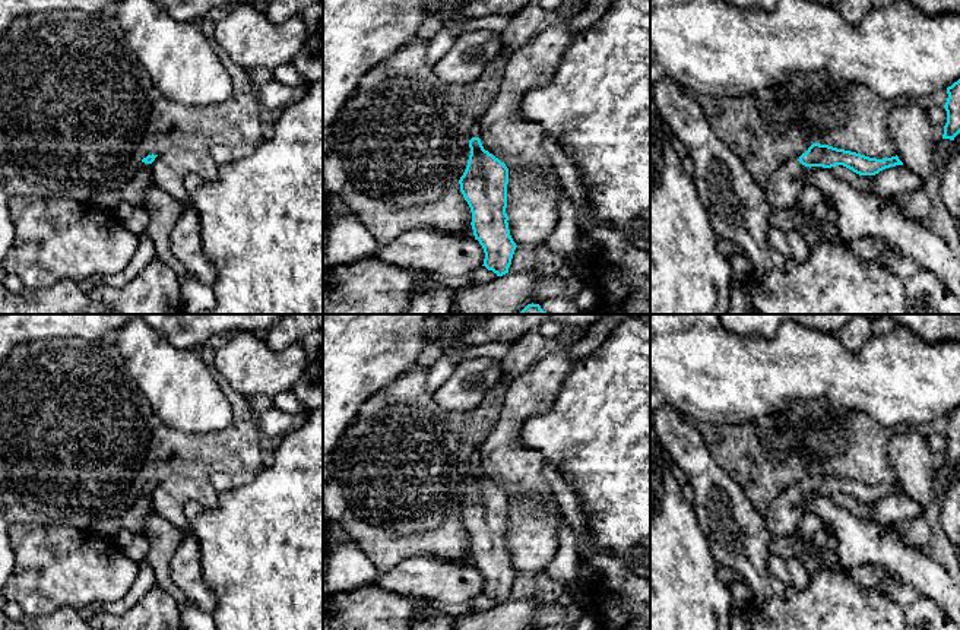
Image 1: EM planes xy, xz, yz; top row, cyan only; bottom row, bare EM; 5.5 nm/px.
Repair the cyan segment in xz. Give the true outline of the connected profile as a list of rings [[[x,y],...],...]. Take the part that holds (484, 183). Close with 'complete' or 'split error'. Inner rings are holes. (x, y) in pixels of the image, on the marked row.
[[[478,118],[466,129],[471,155],[463,175],[459,180],[460,191],[472,212],[475,240],[484,248],[484,265],[497,276],[508,273],[516,250],[508,229],[507,184],[508,168],[504,162],[484,149],[479,136]]]; split error

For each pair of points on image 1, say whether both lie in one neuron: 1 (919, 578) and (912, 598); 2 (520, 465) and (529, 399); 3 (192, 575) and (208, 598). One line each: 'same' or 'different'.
1: different
2: same
3: same

